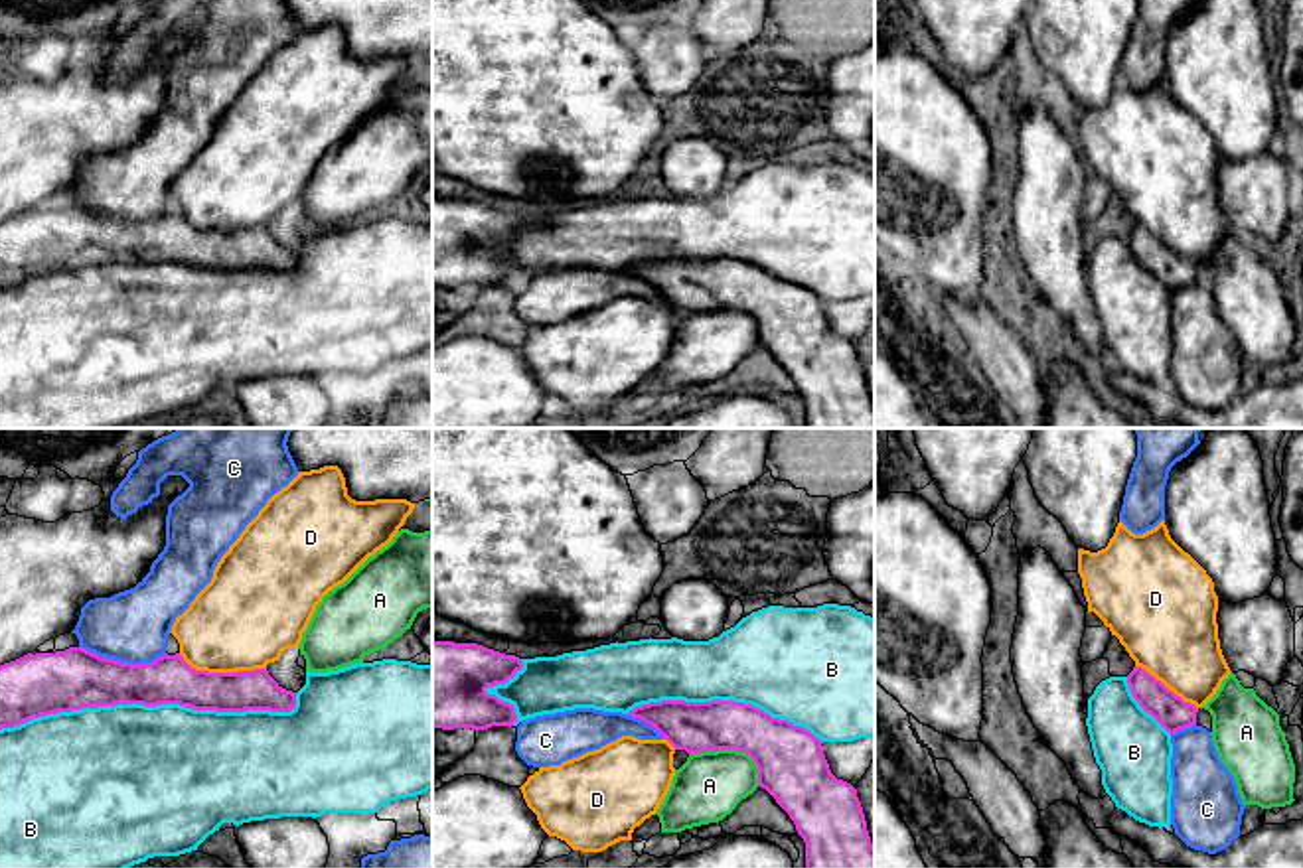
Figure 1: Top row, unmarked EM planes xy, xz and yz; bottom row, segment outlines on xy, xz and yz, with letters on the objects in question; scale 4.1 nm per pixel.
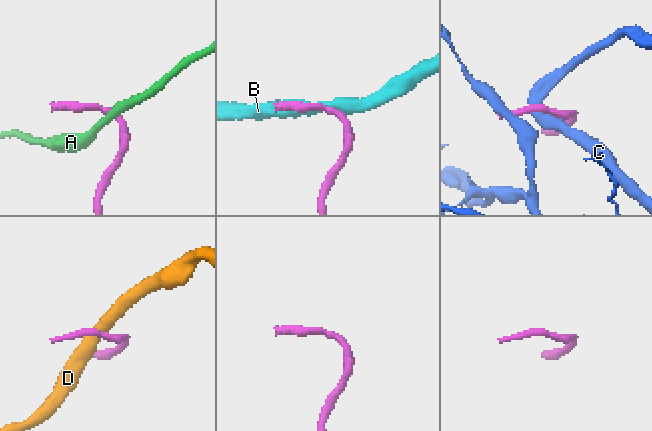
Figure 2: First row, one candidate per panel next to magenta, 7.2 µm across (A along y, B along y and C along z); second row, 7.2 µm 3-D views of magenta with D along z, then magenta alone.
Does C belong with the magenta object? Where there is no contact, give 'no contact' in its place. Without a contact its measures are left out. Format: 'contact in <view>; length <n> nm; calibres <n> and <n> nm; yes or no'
contact in xy; length 360 nm; calibres 240 and 300 nm; no

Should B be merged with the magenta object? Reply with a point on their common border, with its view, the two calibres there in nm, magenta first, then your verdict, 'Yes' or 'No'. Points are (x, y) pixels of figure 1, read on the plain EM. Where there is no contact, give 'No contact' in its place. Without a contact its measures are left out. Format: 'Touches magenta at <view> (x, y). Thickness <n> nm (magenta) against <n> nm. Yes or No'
Touches magenta at xy (153, 263). Thickness 200 nm (magenta) against 500 nm. Yes

